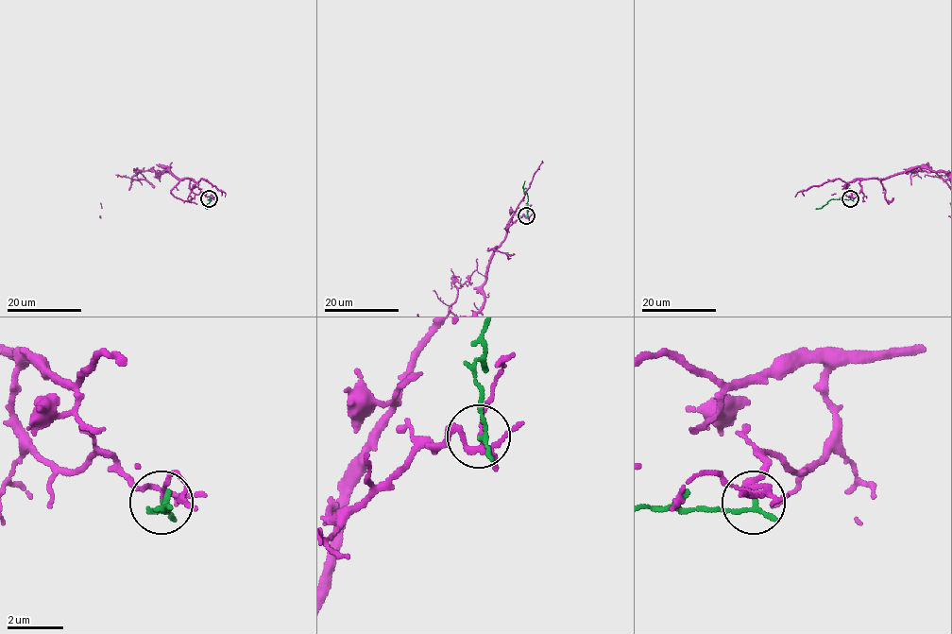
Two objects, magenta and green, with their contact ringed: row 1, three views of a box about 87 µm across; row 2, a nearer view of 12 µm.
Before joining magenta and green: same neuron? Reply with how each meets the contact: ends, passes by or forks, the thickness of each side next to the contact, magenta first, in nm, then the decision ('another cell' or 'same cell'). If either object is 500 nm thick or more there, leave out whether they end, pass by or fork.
magenta forks | green ends | 130/180 nm | another cell

